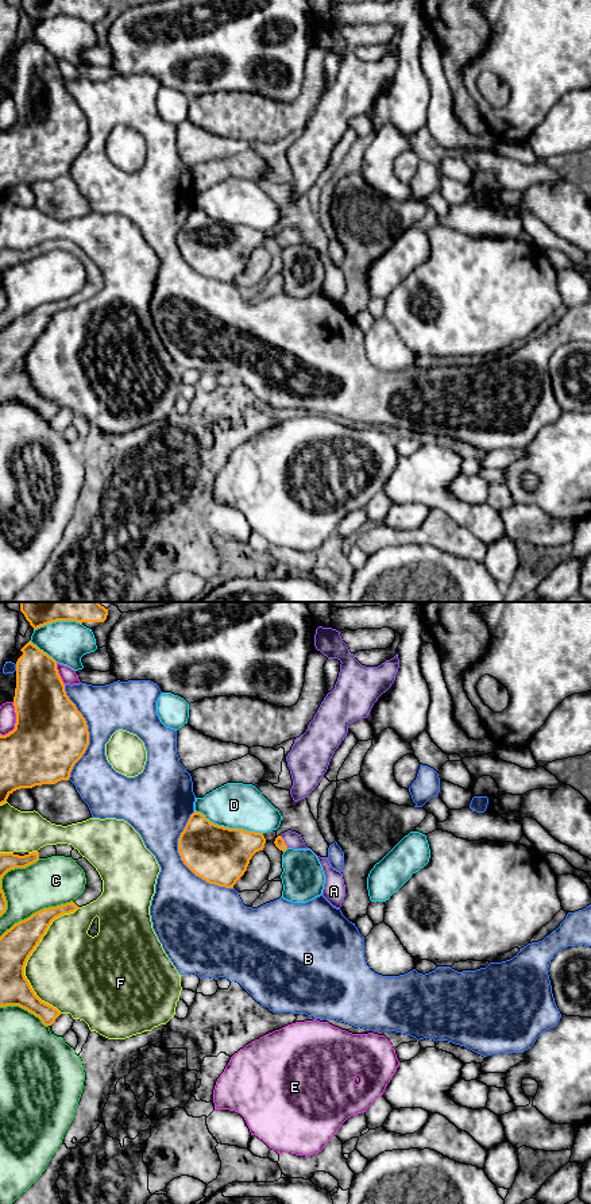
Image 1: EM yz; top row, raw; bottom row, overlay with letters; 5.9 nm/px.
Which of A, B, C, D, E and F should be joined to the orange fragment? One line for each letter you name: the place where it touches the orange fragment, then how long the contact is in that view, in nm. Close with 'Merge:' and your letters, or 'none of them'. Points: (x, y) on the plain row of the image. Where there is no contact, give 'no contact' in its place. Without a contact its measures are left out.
A: meets orange in yz at (284, 236); contact 90 nm long
Merge: A

